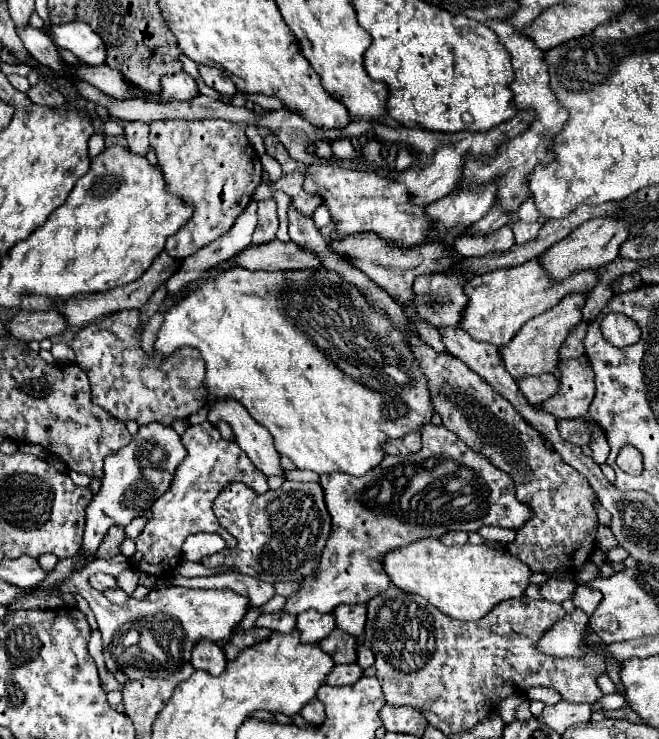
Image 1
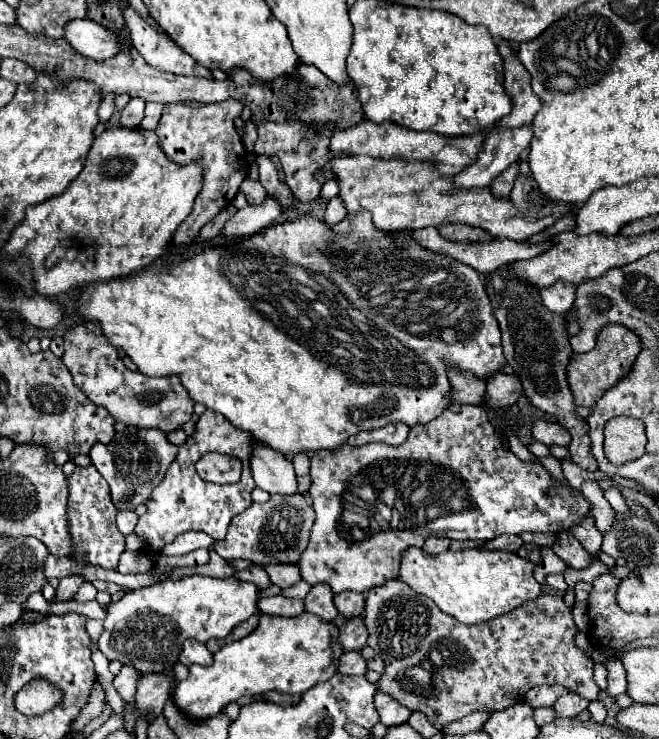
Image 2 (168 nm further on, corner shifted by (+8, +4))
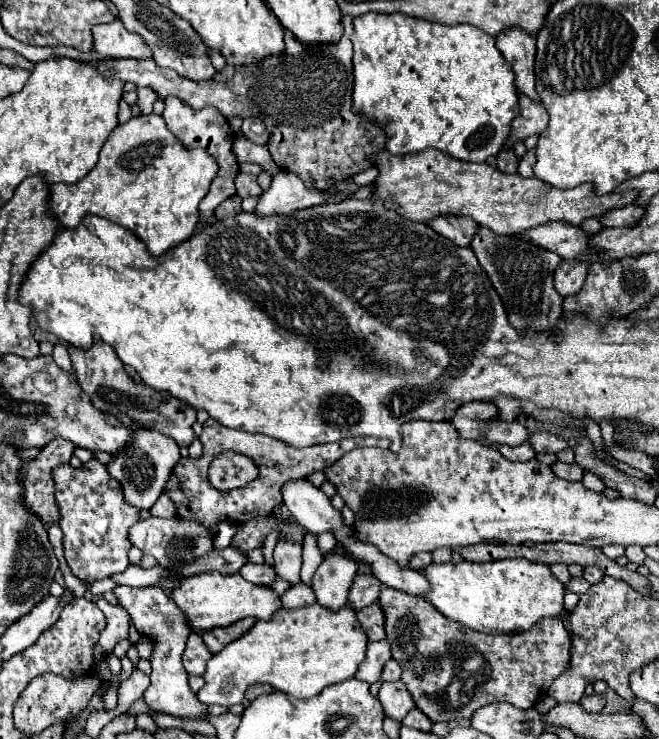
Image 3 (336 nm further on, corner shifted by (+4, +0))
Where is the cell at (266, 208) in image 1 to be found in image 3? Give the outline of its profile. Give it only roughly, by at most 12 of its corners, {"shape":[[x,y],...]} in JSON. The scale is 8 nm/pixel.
{"shape":[[238,174],[240,198],[260,196],[262,188],[252,174]]}

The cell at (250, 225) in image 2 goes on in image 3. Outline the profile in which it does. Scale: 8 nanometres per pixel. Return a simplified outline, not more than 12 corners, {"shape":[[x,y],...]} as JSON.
{"shape":[[282,170],[260,196],[256,216],[288,216],[324,204],[326,192],[308,190]]}

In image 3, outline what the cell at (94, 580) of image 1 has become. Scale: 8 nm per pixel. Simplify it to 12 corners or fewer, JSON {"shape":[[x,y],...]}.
{"shape":[[116,586],[154,640],[146,704],[206,720],[182,666],[186,618],[158,586]]}

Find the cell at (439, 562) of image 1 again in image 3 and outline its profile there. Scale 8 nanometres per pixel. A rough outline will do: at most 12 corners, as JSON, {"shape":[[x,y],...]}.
{"shape":[[432,562],[426,598],[486,634],[564,608],[550,568]]}

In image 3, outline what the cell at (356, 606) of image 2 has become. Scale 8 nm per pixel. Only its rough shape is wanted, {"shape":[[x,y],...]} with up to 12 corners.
{"shape":[[356,576],[348,606],[360,608],[378,600],[382,584],[374,576]]}

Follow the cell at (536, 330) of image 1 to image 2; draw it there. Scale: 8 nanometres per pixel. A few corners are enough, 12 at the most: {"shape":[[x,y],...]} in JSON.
{"shape":[[574,284],[542,288],[544,306],[566,314],[574,302]]}

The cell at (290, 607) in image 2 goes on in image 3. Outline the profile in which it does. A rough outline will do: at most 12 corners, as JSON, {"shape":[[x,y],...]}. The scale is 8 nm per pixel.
{"shape":[[304,582],[282,596],[284,610],[304,608],[316,602],[314,590]]}

